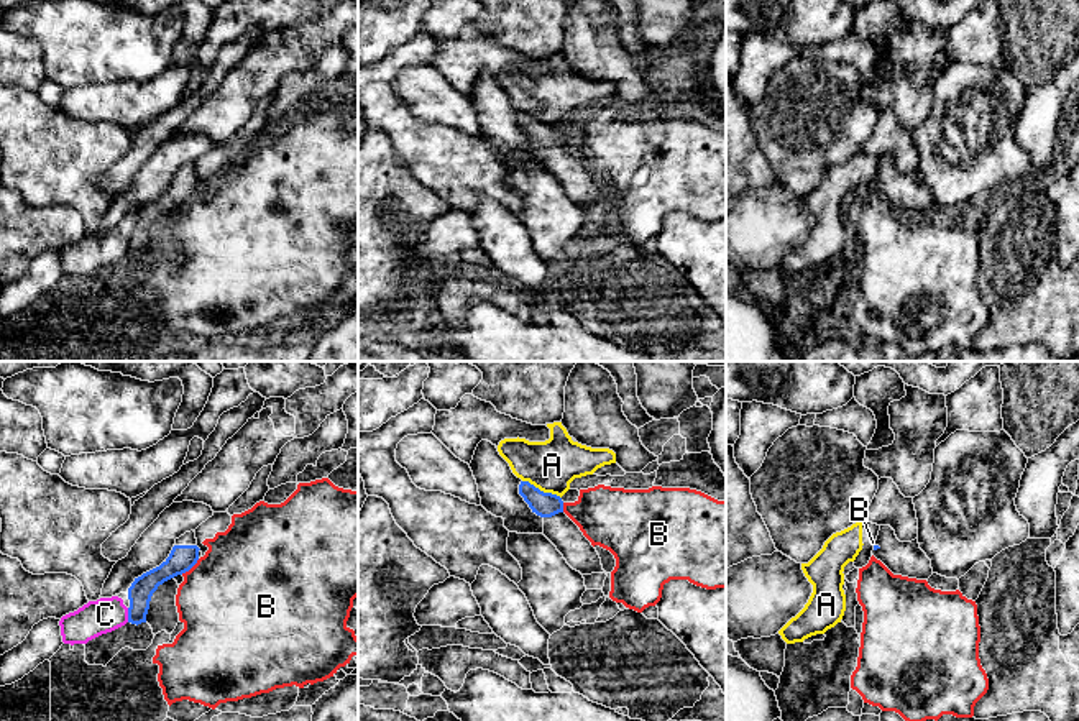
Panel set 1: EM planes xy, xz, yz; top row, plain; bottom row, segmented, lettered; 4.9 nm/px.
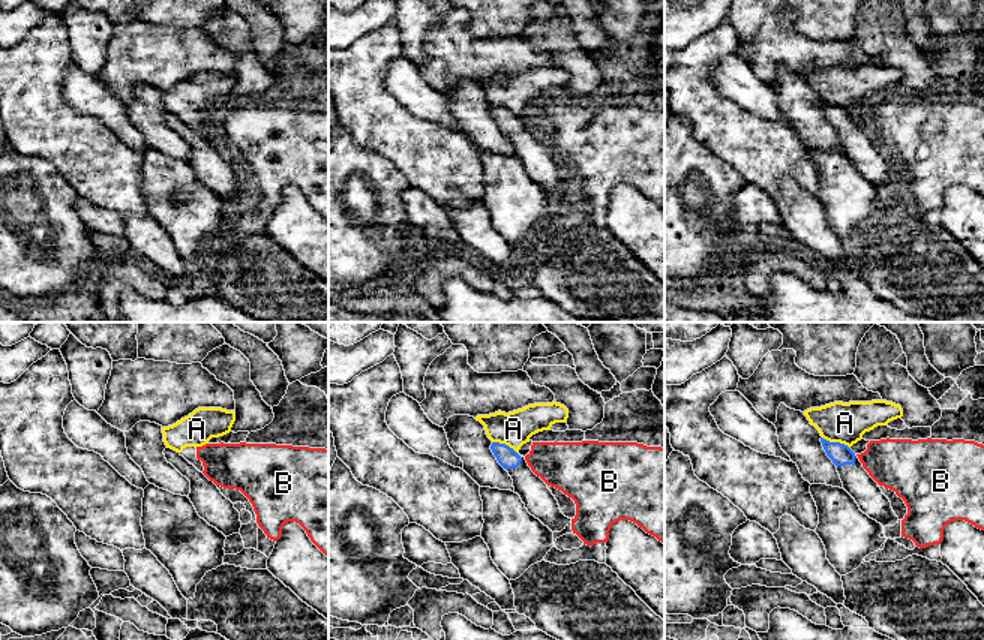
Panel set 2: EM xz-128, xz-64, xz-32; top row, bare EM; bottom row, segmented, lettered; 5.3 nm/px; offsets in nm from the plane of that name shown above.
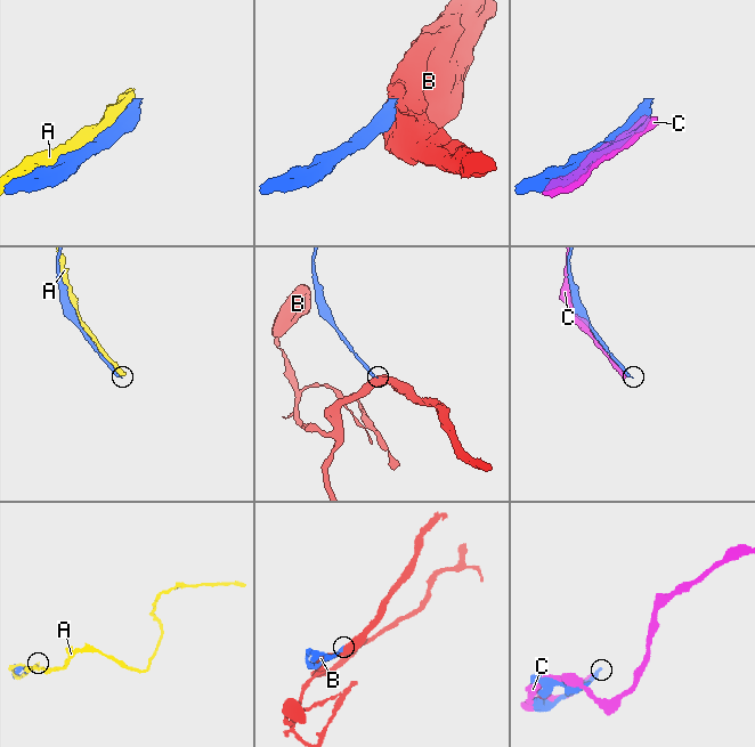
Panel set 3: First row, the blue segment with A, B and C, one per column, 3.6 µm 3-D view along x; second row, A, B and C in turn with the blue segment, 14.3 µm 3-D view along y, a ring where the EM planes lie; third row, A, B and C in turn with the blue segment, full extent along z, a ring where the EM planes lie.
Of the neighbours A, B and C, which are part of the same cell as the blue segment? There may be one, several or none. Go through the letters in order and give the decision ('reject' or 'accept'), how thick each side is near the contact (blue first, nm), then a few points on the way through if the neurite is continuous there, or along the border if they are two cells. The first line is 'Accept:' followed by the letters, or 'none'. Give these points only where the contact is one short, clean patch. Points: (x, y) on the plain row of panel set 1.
Accept: none
A: reject; calibres 130 and 240 nm
B: reject; calibres 130 and 500 nm
C: reject; calibres 120 and 170 nm

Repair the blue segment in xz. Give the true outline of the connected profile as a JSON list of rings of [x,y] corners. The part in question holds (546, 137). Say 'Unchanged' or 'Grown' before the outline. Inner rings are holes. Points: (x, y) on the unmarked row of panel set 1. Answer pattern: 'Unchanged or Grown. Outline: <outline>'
Grown. Outline: [[[521,113],[519,126],[532,145],[544,151],[544,168],[557,179],[573,202],[581,207],[606,205],[596,181],[563,145],[560,128],[544,125],[529,113]]]

